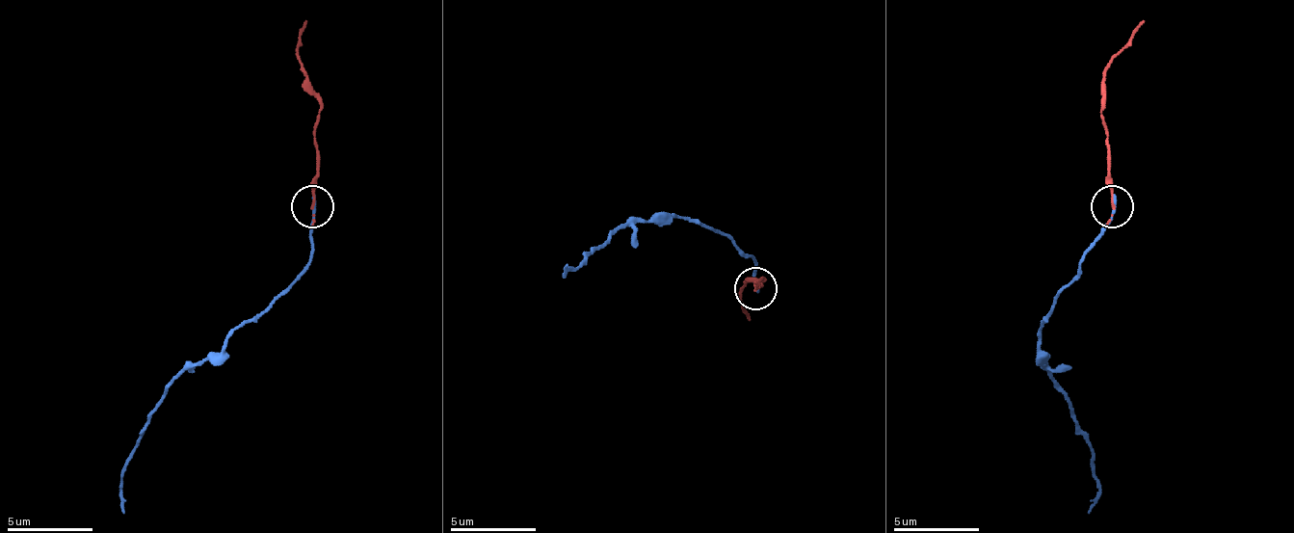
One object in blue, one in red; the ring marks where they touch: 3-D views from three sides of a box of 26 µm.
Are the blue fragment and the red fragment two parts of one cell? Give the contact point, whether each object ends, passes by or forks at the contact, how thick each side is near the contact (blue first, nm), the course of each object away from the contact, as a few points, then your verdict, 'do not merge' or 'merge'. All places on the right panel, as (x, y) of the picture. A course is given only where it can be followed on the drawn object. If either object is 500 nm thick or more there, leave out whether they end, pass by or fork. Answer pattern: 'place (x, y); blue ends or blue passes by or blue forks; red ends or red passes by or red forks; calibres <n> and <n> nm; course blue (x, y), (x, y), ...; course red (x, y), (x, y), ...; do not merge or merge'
place (1112, 206); blue ends; red passes by; calibres 200 and 100 nm; course blue (1111, 205), (1106, 231), (1038, 334), (1042, 368), (1064, 390), (1094, 454), (1097, 476), (1089, 515); course red (1111, 205), (1102, 72), (1145, 21); do not merge

